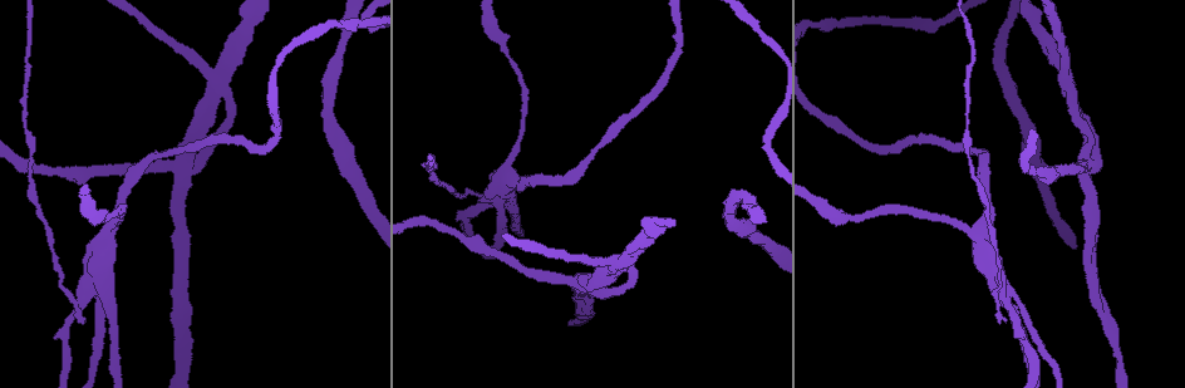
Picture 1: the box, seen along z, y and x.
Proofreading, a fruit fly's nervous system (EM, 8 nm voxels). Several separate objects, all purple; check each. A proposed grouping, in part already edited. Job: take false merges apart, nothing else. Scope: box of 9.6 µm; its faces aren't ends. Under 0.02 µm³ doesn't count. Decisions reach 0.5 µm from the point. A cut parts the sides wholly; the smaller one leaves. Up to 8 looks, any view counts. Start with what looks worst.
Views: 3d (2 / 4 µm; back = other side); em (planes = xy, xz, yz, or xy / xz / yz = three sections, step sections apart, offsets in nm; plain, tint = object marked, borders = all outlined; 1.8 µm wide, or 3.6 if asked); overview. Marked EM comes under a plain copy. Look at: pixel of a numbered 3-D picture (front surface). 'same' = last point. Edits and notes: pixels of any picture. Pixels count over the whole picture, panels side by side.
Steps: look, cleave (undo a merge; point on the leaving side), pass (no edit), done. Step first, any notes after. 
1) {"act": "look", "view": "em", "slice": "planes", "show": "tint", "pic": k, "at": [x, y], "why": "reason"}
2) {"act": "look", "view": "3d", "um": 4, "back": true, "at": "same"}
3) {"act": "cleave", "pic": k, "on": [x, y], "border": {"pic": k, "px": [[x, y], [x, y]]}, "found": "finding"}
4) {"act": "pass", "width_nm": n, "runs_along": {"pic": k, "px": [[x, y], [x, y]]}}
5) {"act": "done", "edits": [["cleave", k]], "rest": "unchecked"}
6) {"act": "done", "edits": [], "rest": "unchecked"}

{"act": "look", "view": "3d", "um": 4, "pic": 1, "at": [98, 283], "why": "thick turns thin"}

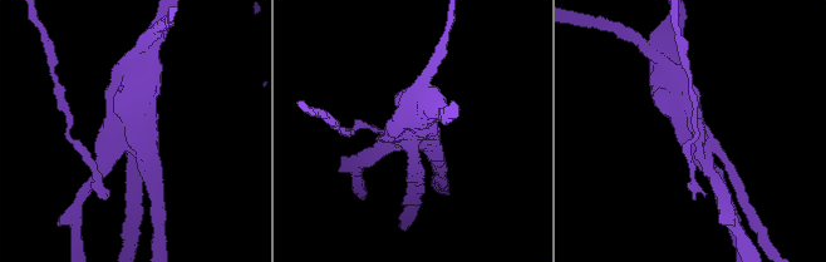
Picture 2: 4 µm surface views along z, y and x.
{"act": "look", "view": "em", "um": 3.6, "slice": "planes", "show": "borders", "pic": 2, "at": [417, 133]}

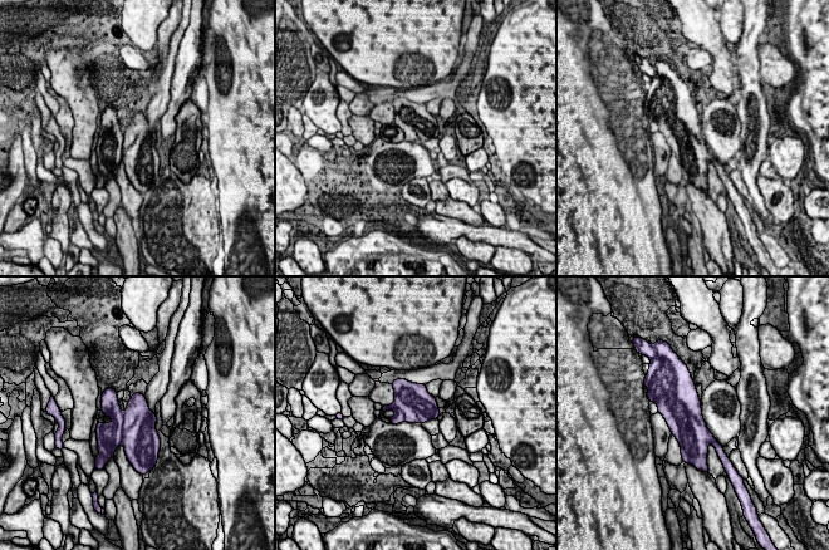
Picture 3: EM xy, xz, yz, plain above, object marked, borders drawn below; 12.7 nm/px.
{"act": "pass", "found": "all the same cell"}

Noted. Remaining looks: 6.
{"act": "look", "view": "3d", "um": 4, "pic": 1, "at": [184, 162], "why": "four arms meet"}

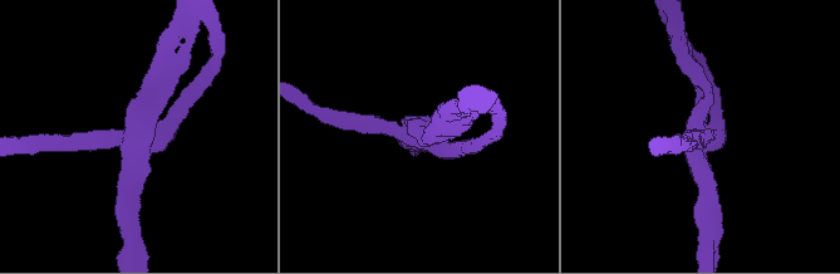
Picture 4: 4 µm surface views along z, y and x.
{"act": "look", "view": "em", "slice": "planes", "show": "tint", "pic": 4, "at": [138, 134], "arms": 4, "why": "now the EM"}

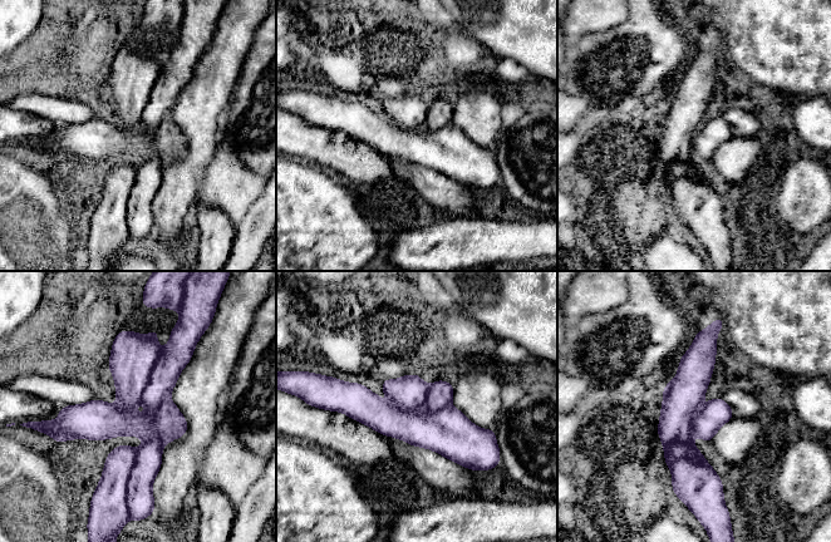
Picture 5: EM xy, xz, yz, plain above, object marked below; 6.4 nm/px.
{"act": "cleave", "pic": 5, "on": [167, 423], "width_nm": 240, "found": "two cells meet here"}

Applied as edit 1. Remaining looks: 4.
{"act": "done", "edits": [["cleave", 5]], "rest": "unchecked"}

